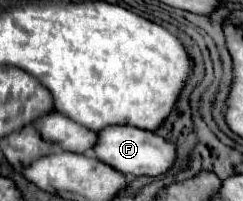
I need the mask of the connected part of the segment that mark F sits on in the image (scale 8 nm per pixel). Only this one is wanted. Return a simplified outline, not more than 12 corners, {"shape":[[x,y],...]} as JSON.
{"shape":[[134,126],[96,132],[92,152],[122,174],[158,176],[176,146]]}

